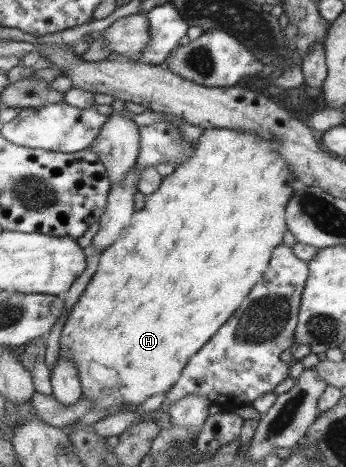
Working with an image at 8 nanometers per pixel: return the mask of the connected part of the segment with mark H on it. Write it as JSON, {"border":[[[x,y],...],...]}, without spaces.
{"border":[[[205,129],[193,144],[193,153],[177,165],[167,176],[160,179],[155,192],[144,197],[141,210],[134,211],[130,223],[123,226],[119,237],[101,252],[99,262],[94,274],[87,282],[77,302],[71,307],[69,315],[63,324],[59,336],[58,357],[67,357],[67,361],[74,363],[81,379],[82,395],[91,401],[93,411],[103,411],[121,405],[139,405],[147,397],[156,395],[169,389],[177,383],[182,369],[189,363],[191,356],[195,355],[215,335],[215,332],[226,323],[237,311],[239,304],[249,295],[251,288],[261,280],[269,267],[270,257],[275,248],[282,243],[283,231],[286,229],[286,205],[294,193],[294,173],[287,165],[287,161],[275,149],[271,137],[254,135],[253,133],[239,133],[235,129]]]}

